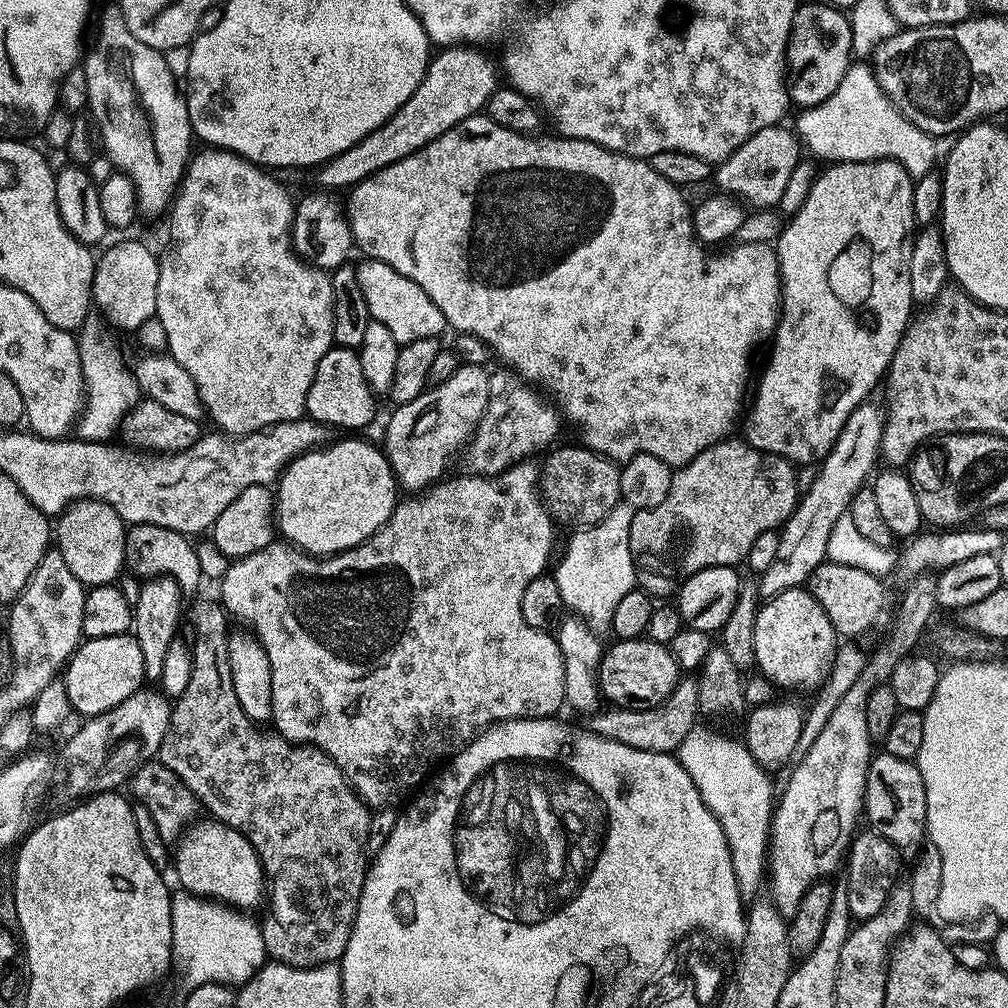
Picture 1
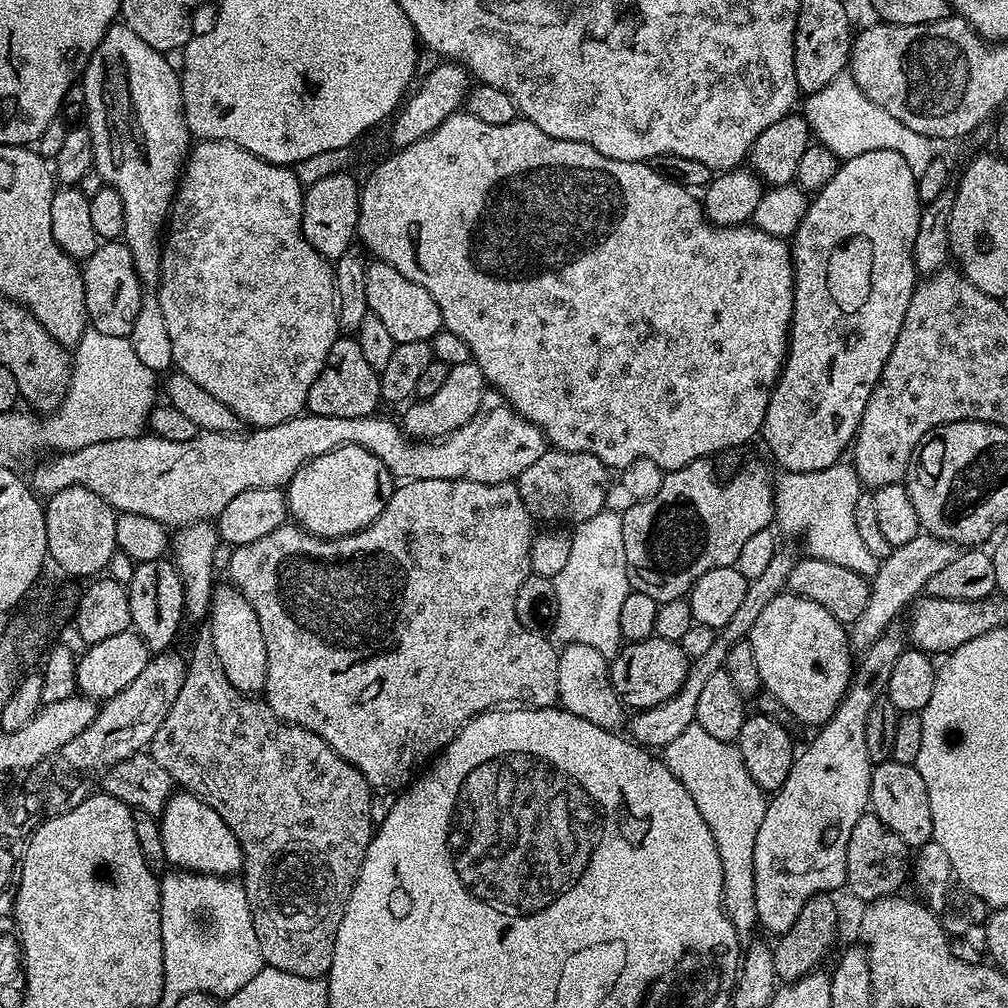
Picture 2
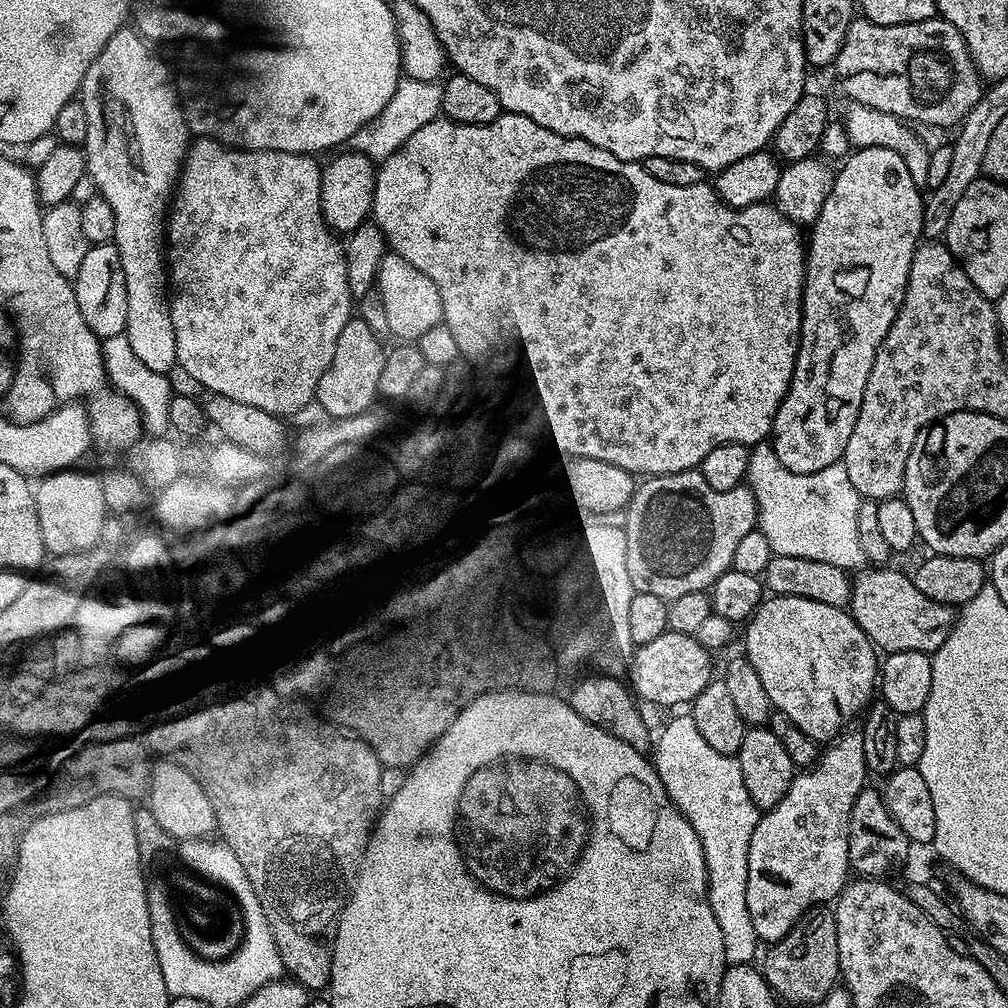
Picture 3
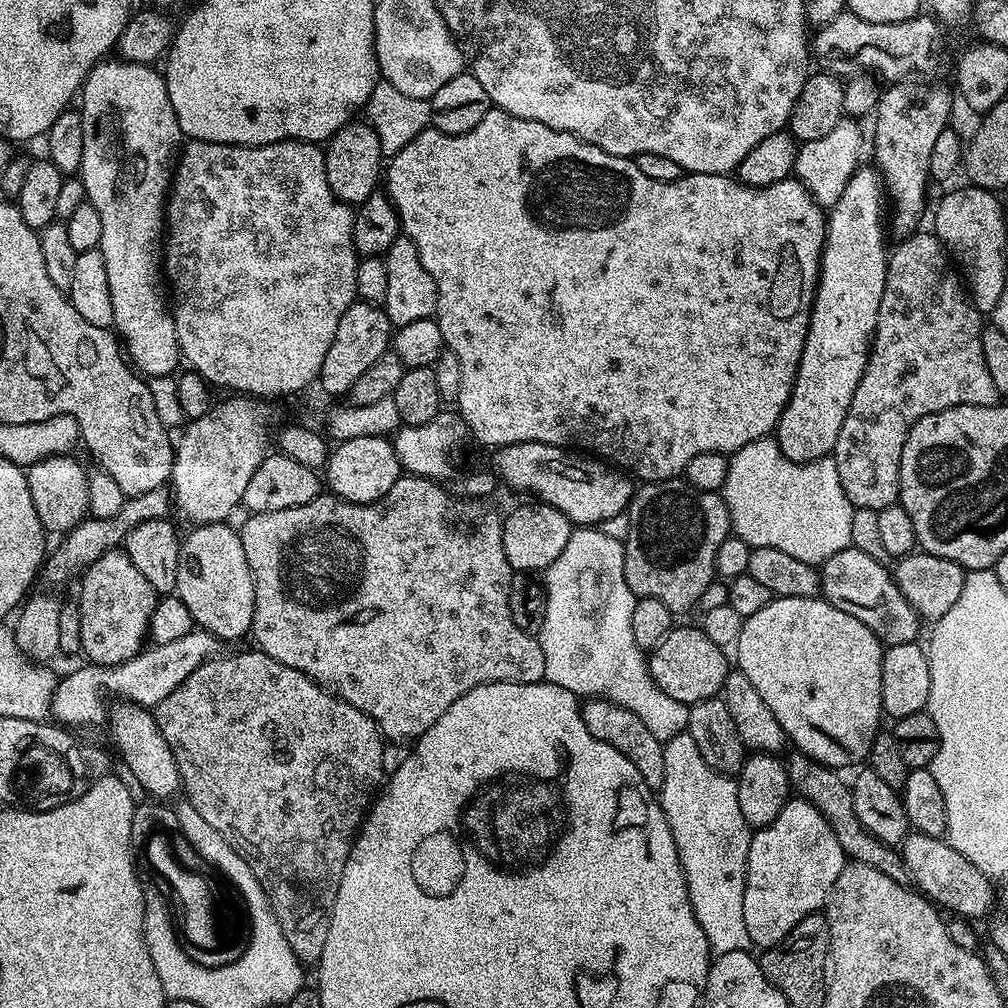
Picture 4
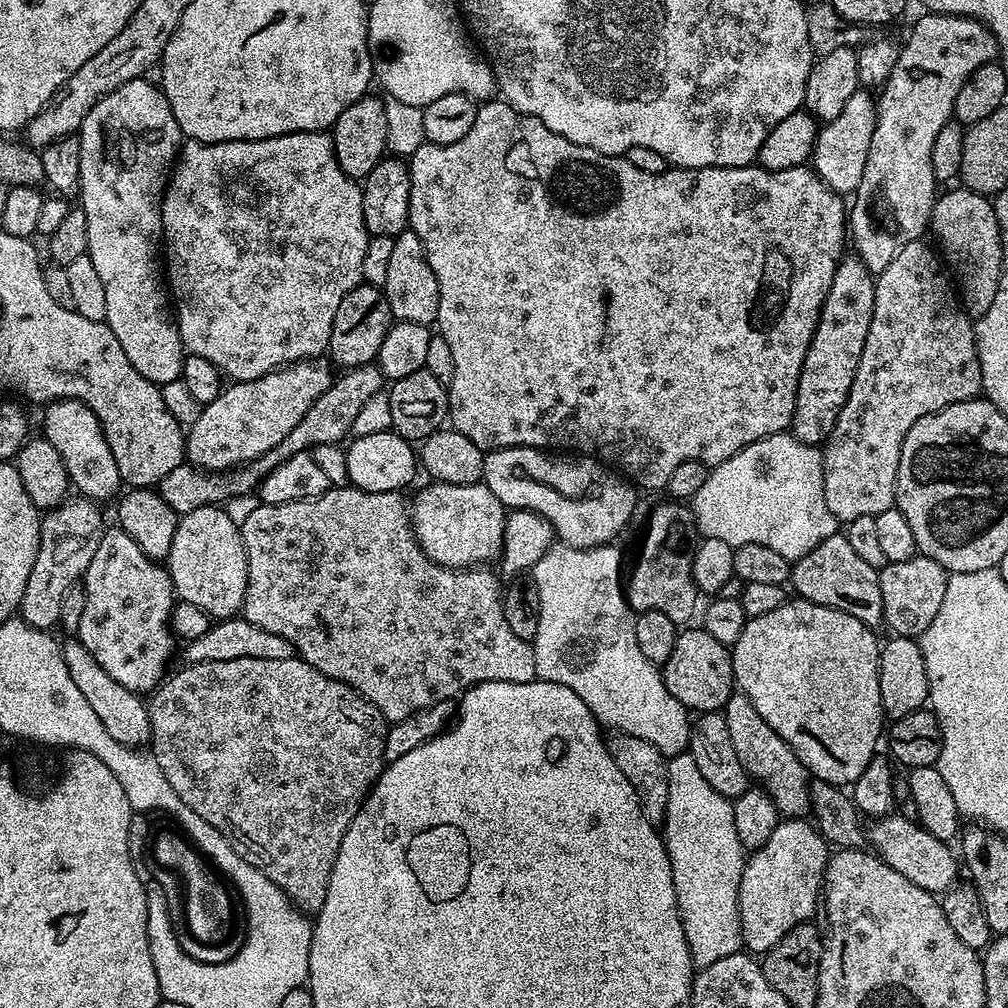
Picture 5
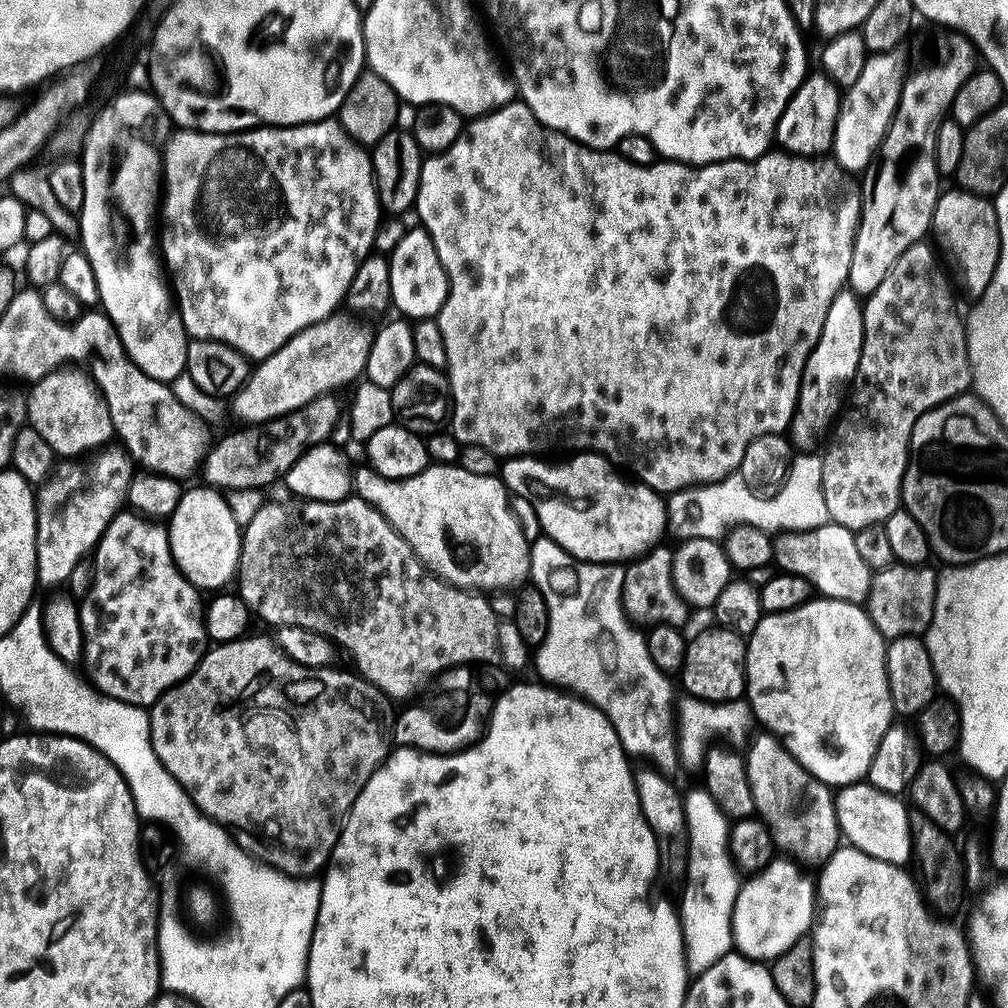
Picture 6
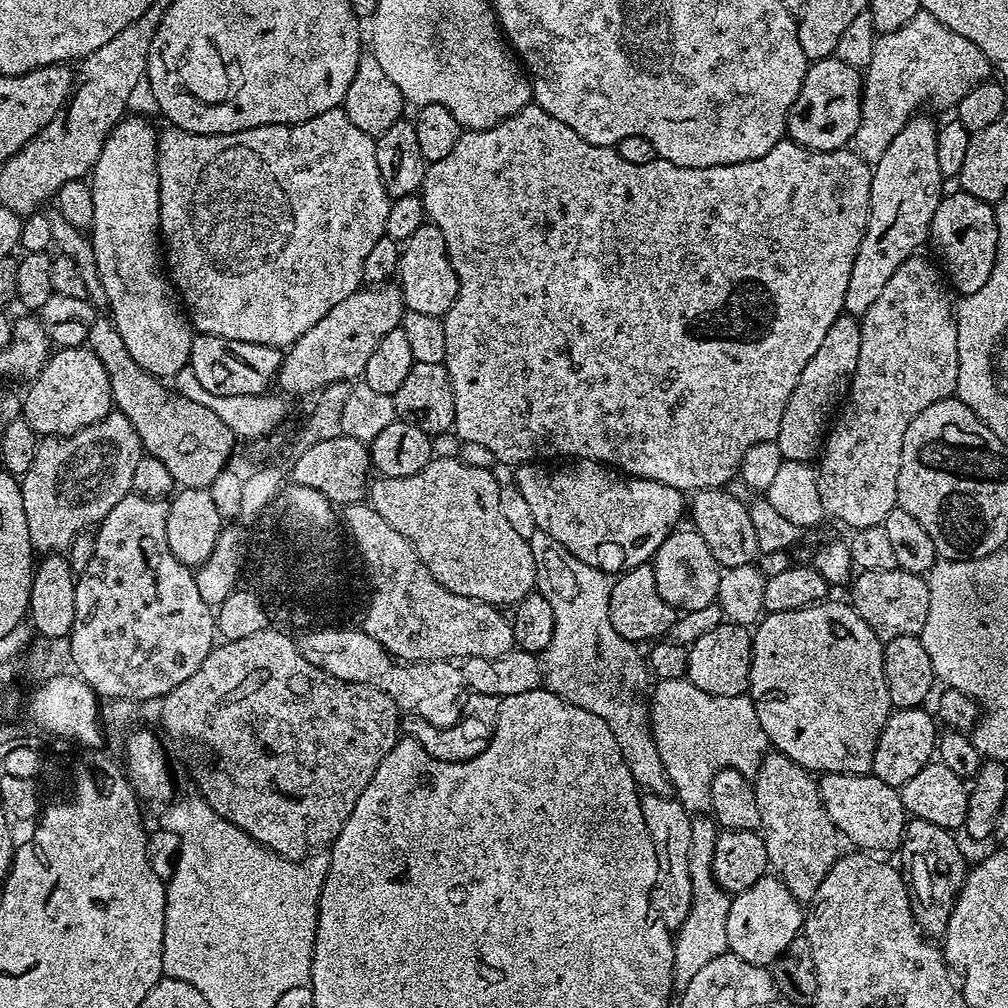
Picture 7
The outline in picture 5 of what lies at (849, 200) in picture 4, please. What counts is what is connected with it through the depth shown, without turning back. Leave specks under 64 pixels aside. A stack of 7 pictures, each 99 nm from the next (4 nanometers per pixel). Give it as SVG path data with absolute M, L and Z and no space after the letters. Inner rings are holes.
M845 255L836 267L830 294L826 294L820 321L814 330L810 350L806 350L806 362L802 362L802 374L798 378L790 431L804 444L823 445L834 430L834 422L838 422L838 414L850 394L850 386L862 358L862 346L866 346L866 334L874 314L875 289L873 273L859 256Z

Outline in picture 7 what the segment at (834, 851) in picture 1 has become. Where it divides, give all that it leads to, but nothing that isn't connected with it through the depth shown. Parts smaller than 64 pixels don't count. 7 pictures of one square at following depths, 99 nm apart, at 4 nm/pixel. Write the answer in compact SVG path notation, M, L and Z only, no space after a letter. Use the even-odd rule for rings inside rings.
M766 874L758 878L754 886L732 896L730 914L726 918L728 951L742 958L742 962L771 966L782 954L782 950L790 946L792 939L801 935L805 915L801 901L793 898L780 877Z

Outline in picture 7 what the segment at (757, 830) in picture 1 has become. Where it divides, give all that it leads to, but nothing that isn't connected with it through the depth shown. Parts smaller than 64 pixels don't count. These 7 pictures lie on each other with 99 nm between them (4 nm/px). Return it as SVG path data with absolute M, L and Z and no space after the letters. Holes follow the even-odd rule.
M704 814L697 815L693 819L690 838L690 882L692 883L690 914L686 914L686 922L682 922L682 926L674 936L672 987L676 990L683 990L686 986L690 986L690 981L707 964L714 962L714 958L728 951L726 918L730 914L732 896L720 889L712 873L717 831L718 825L715 819Z

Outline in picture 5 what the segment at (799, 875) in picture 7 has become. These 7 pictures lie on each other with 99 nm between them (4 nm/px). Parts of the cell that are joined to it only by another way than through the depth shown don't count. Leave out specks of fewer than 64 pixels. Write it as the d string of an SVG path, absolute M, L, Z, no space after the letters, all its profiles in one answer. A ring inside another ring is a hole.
M733 691L722 711L726 726L730 730L730 738L734 742L734 750L738 753L738 762L742 762L749 777L770 794L781 817L807 817L810 812L810 773L798 758L798 754L794 754L794 750L776 733L774 726L770 726L762 718L762 714L758 714L754 702L750 702L744 692Z

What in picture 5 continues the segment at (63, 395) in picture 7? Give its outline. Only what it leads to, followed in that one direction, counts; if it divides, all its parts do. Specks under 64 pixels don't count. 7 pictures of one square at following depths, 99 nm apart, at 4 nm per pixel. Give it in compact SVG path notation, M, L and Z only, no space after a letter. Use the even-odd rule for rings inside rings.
M54 400L43 412L43 439L48 440L50 446L58 450L58 454L62 454L62 462L68 471L71 487L75 491L77 488L81 497L93 502L105 502L104 500L110 499L112 495L115 497L121 491L122 481L118 466L114 462L114 454L110 454L106 434L94 410L90 410L90 406L86 406L81 400Z

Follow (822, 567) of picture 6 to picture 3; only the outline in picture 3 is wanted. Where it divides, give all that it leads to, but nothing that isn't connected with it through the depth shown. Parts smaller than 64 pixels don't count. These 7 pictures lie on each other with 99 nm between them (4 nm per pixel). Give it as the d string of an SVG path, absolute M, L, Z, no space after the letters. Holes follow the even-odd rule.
M868 566L851 577L850 614L855 618L856 625L884 654L902 650L929 654L938 651L942 642L946 642L946 638L952 633L953 609L922 594L922 590L914 586L911 575L903 576L898 569L892 567Z

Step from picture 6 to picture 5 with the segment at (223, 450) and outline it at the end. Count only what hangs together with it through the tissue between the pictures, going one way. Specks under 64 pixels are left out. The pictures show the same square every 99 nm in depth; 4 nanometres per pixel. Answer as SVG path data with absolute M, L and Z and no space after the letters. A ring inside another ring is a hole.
M374 362L345 369L315 400L314 406L306 410L302 422L298 422L298 426L294 426L294 430L290 430L290 434L286 434L286 438L282 438L282 442L278 442L270 451L249 460L247 464L240 464L236 468L222 472L210 472L187 462L174 466L174 470L170 470L170 474L166 474L166 478L160 480L158 485L160 496L166 502L166 506L170 506L178 514L183 514L207 504L223 505L225 503L223 500L227 496L244 496L247 492L255 493L260 483L266 478L266 474L270 474L270 470L286 462L286 458L299 452L308 452L316 445L341 443L342 438L353 431L359 411L374 394L383 391L385 382L380 368Z

